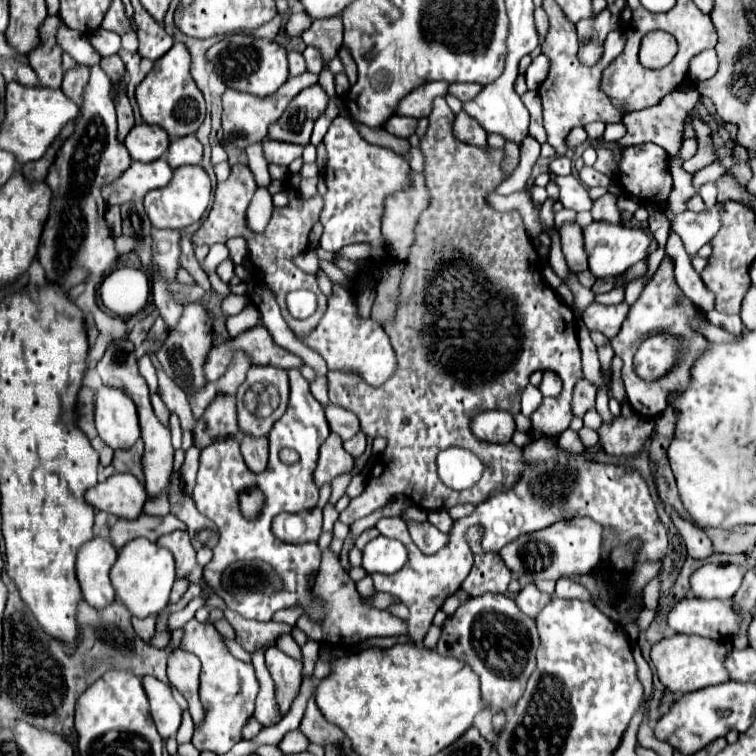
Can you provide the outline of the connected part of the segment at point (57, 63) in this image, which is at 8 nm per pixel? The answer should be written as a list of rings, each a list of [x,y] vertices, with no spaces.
[[[47,17],[41,27],[41,45],[31,51],[29,65],[39,75],[39,81],[43,87],[61,87],[63,79],[63,65],[61,65],[61,53],[63,49],[55,43],[55,29],[59,29],[63,21],[55,17]]]

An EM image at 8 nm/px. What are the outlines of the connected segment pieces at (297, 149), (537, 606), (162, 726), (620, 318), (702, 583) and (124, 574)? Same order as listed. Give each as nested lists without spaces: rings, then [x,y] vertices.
[[[263,141],[263,157],[267,163],[277,163],[277,165],[289,165],[293,159],[301,157],[303,147],[293,145],[293,143],[279,143],[279,141]]]
[[[527,585],[525,589],[519,591],[519,595],[515,597],[517,607],[529,615],[529,617],[537,617],[537,613],[551,601],[551,595],[539,591],[535,585]]]
[[[149,675],[143,677],[141,683],[147,693],[147,699],[151,705],[151,717],[153,717],[153,723],[157,725],[159,735],[163,739],[173,737],[181,725],[181,709],[171,695],[171,687]]]
[[[623,301],[619,305],[601,305],[601,303],[591,303],[583,311],[583,323],[587,325],[589,331],[601,331],[605,337],[615,337],[627,317],[629,305]]]
[[[703,565],[691,575],[691,593],[701,599],[731,599],[741,587],[743,573],[737,565]]]
[[[135,539],[119,549],[117,561],[111,569],[111,583],[117,599],[131,611],[131,615],[145,619],[147,615],[157,615],[169,601],[169,593],[175,581],[175,563],[169,549],[151,543],[149,539]]]

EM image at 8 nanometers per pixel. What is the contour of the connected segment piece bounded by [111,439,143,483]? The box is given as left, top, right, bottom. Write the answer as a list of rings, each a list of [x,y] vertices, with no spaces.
[[[139,439],[131,449],[115,451],[111,465],[115,467],[117,473],[131,473],[131,475],[135,475],[143,483],[143,463],[141,463],[141,457],[143,457],[143,441]]]

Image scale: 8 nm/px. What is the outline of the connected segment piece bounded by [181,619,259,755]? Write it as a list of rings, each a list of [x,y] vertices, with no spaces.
[[[191,619],[185,625],[185,635],[181,639],[181,649],[197,655],[201,659],[201,677],[199,677],[199,699],[203,703],[203,723],[195,727],[193,745],[199,751],[213,751],[217,755],[227,753],[235,743],[239,743],[241,729],[247,723],[247,719],[253,715],[255,709],[255,697],[259,693],[259,683],[253,671],[251,663],[243,663],[235,659],[225,643],[219,631],[209,623],[199,623],[197,619]]]

